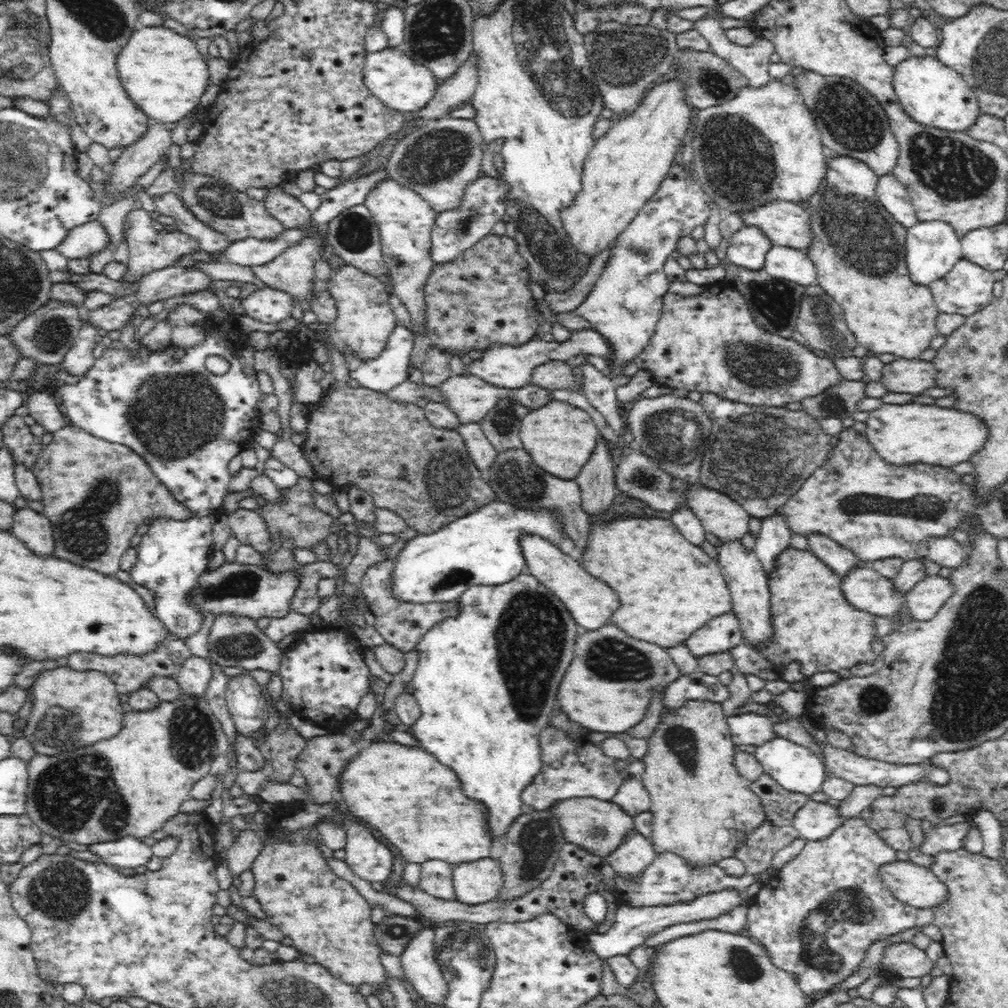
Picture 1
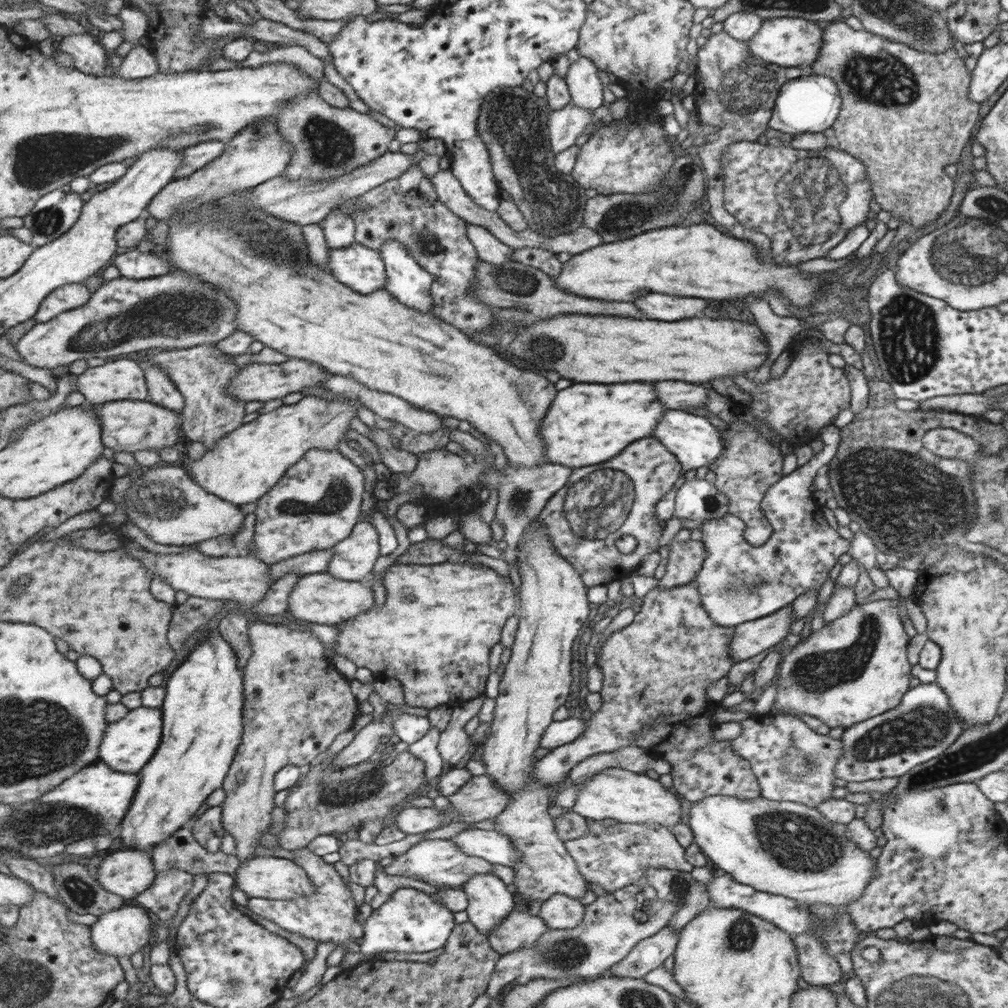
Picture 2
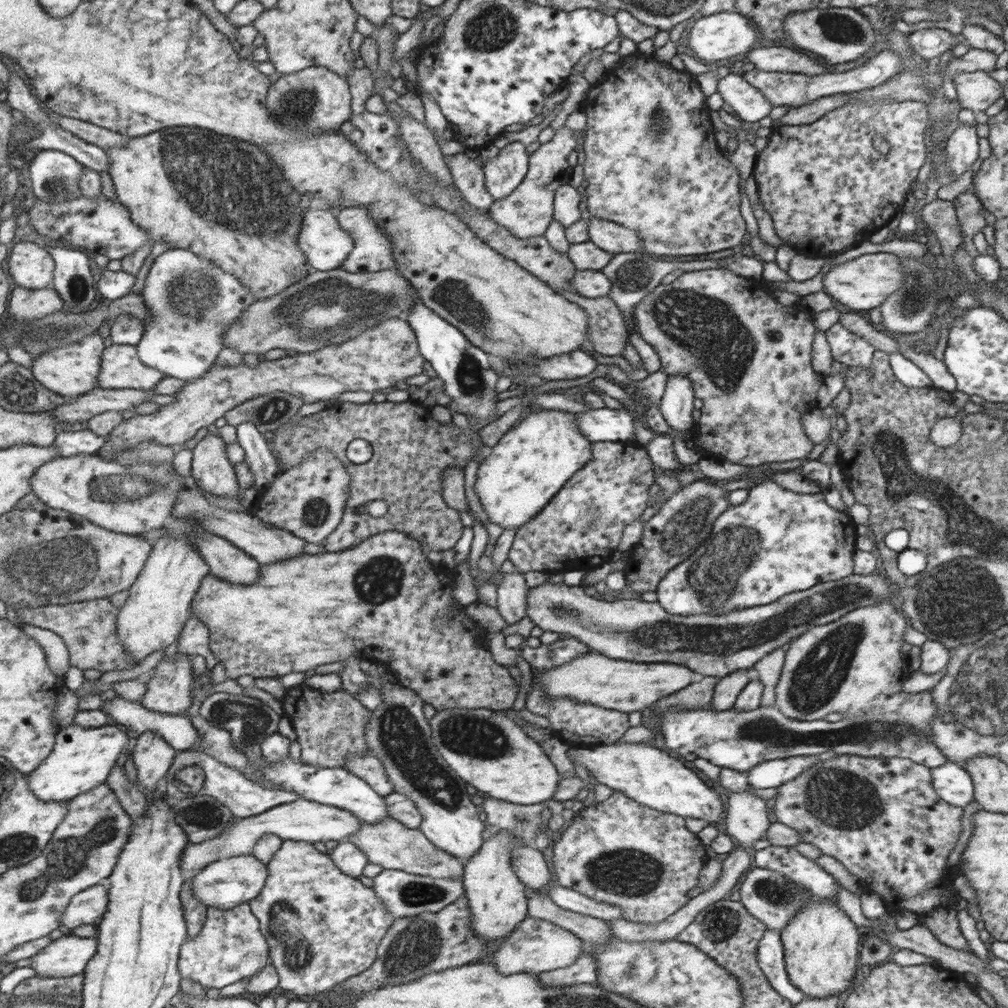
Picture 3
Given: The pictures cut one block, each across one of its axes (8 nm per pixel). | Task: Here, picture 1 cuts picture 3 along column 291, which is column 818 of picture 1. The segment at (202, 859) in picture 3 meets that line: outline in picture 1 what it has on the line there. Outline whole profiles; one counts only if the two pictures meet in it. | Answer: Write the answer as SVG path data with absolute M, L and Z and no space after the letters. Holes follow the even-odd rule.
M809 800L799 808L793 818L794 828L807 841L828 838L843 825L838 809L828 803Z

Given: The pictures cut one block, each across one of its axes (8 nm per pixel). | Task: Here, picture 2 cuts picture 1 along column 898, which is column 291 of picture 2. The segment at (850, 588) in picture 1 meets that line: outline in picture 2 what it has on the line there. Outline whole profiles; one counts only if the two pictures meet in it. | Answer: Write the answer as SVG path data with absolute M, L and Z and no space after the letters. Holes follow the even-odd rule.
M317 572L303 575L299 579L290 596L289 610L302 621L339 625L367 612L373 605L373 591L363 581L341 580L328 572Z

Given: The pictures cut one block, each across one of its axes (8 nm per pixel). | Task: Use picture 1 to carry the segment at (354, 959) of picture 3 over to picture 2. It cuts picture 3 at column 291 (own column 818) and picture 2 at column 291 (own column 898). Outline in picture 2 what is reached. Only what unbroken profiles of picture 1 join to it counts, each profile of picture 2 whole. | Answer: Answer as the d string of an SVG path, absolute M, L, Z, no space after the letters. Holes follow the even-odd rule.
M307 847L295 850L295 862L302 866L312 878L316 892L311 896L296 898L295 900L269 900L268 898L248 897L248 908L255 914L266 918L289 932L311 938L316 942L334 942L339 946L346 946L346 952L357 952L355 938L361 936L361 926L355 922L355 904L349 896L349 888L331 864L325 863L319 854L315 854Z

